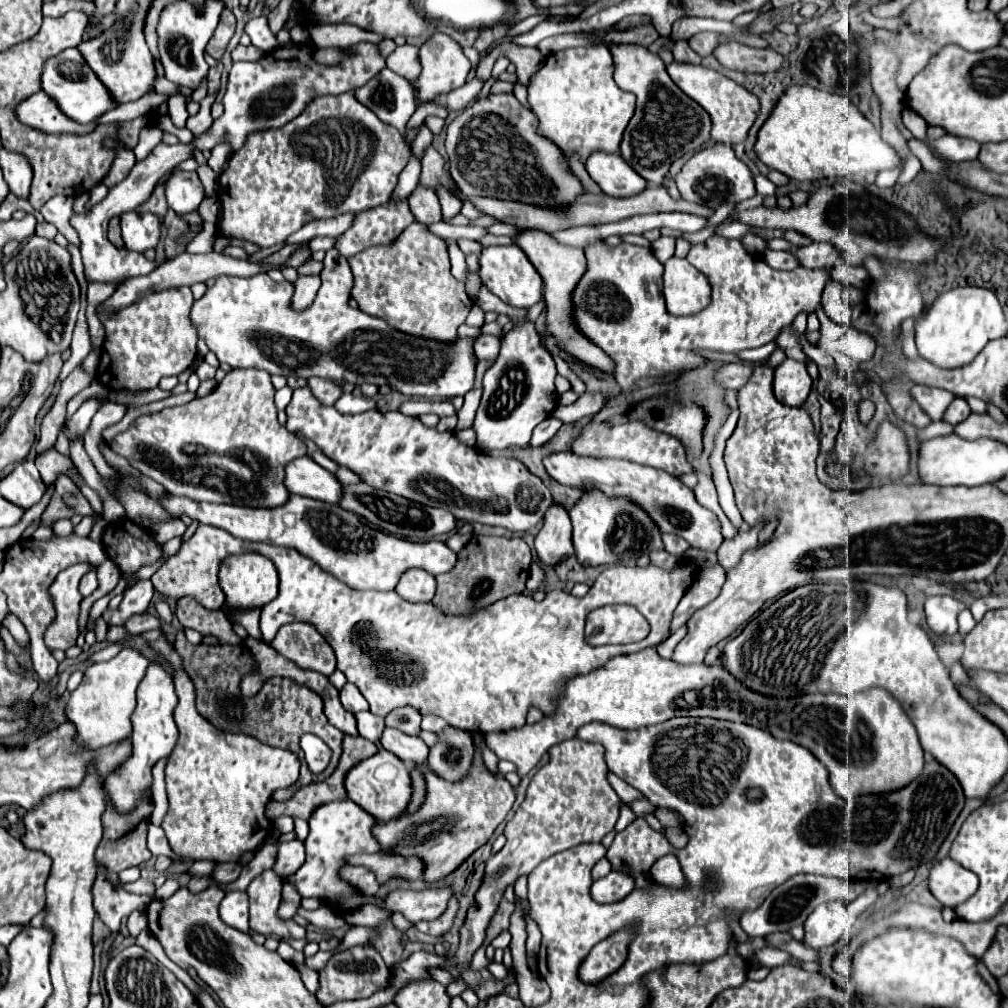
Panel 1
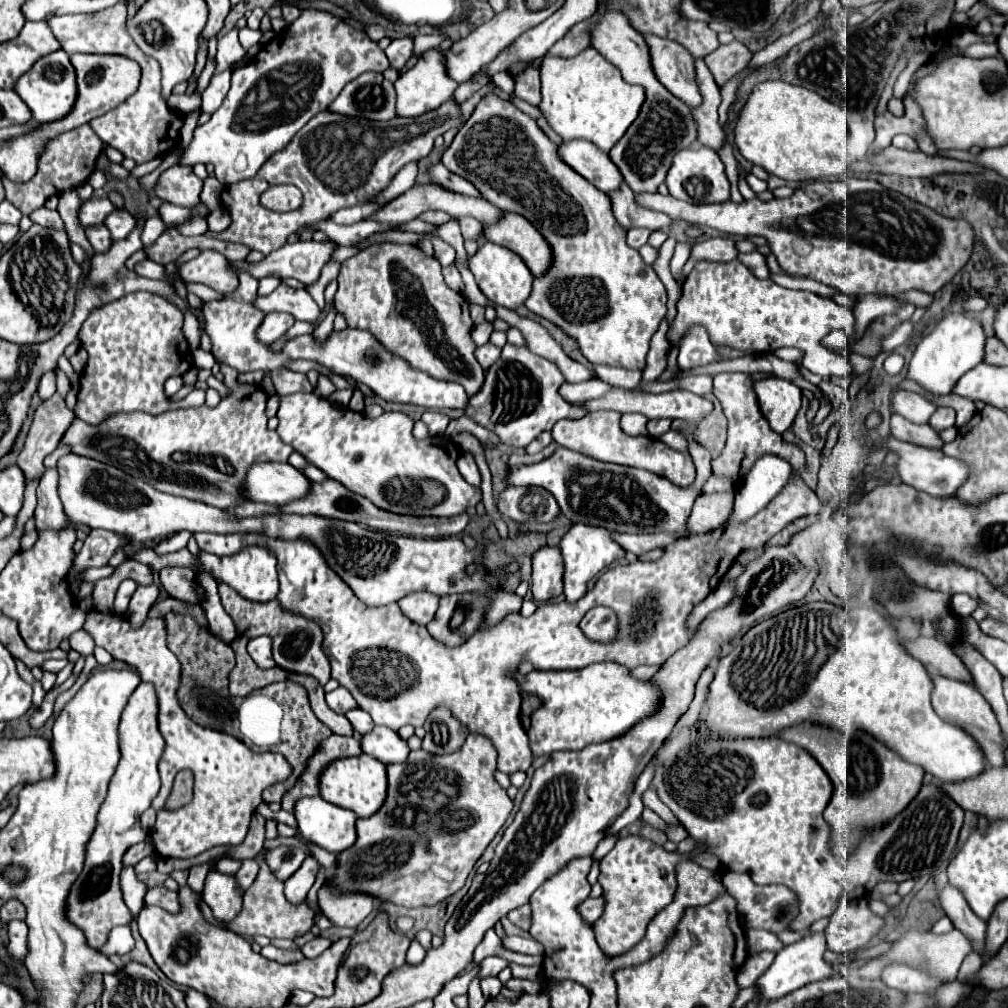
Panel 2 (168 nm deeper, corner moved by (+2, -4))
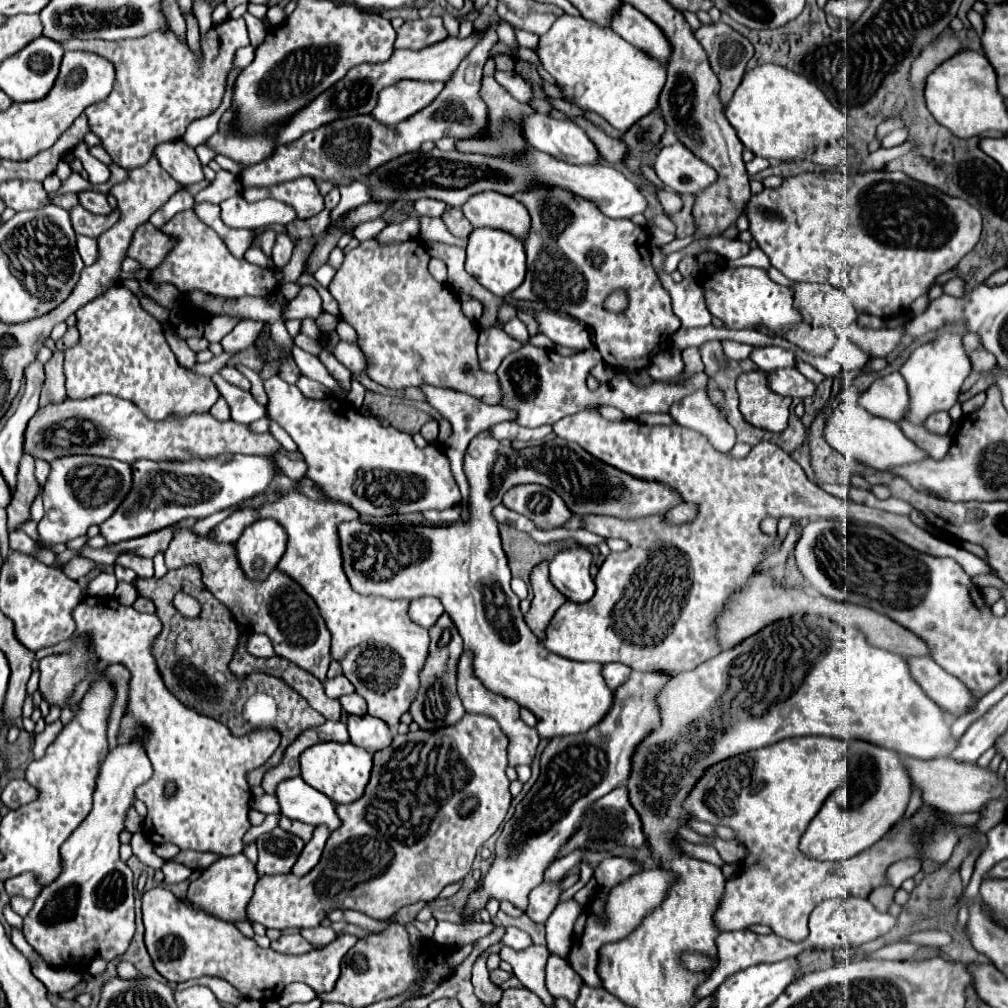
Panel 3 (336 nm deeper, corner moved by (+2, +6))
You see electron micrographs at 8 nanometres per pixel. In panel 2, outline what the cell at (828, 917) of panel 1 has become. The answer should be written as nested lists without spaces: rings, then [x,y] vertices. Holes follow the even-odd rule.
[[[807,932],[799,942],[795,944],[789,944],[785,946],[773,960],[773,964],[769,966],[769,970],[757,980],[759,984],[759,994],[757,998],[763,1000],[763,998],[781,998],[809,982],[815,982],[815,980],[823,980],[823,978],[829,978],[833,976],[833,966],[829,966],[825,960],[823,960],[823,954],[825,954],[825,934],[823,932]]]

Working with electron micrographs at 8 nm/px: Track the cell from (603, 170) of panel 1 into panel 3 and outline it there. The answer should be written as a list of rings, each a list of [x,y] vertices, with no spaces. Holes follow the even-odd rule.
[[[533,112],[529,116],[523,116],[521,124],[523,124],[525,142],[539,152],[545,152],[545,154],[549,154],[557,160],[569,162],[569,164],[595,164],[599,160],[599,152],[593,146],[593,142],[589,140],[589,136],[577,124],[573,124],[569,120],[555,120],[549,114]]]

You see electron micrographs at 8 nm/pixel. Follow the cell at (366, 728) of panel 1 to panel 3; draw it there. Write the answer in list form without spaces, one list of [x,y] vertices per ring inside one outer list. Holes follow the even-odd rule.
[[[347,694],[347,696],[341,696],[339,698],[341,702],[341,708],[347,712],[347,714],[357,714],[357,716],[363,716],[367,714],[367,704],[365,700],[359,696],[359,694]]]

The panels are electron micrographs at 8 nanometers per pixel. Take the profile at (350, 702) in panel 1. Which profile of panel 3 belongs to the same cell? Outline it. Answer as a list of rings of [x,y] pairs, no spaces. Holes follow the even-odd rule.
[[[343,674],[327,680],[323,686],[325,686],[325,692],[327,692],[329,698],[339,698],[343,694],[351,694],[353,692],[353,684]]]

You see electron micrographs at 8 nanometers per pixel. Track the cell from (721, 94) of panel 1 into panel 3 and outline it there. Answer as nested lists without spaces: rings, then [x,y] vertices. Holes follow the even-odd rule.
[[[621,2],[621,12],[617,12],[617,20],[613,20],[611,30],[639,50],[645,50],[647,54],[659,58],[663,64],[671,54],[671,46],[661,28],[657,28],[657,24],[637,12],[637,8],[633,8],[631,4]]]

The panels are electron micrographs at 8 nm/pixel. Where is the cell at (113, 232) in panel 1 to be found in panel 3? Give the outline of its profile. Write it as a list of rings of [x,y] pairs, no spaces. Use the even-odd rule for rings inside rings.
[[[73,206],[69,210],[69,216],[77,234],[99,238],[105,230],[109,230],[121,218],[121,212],[113,210],[109,216],[97,216],[97,214],[87,212],[83,206]]]

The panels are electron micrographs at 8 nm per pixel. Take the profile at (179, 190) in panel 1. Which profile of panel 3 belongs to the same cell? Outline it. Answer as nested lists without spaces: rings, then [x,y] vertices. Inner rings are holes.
[[[171,140],[165,144],[157,144],[153,156],[161,164],[161,168],[179,184],[189,186],[203,180],[201,162],[191,146],[183,140]]]

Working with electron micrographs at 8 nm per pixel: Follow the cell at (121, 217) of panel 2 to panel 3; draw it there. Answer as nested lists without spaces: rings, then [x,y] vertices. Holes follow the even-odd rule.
[[[81,190],[77,194],[79,198],[79,204],[93,212],[93,214],[109,214],[111,212],[111,206],[107,204],[107,196],[101,194],[101,192],[95,192],[95,190]]]

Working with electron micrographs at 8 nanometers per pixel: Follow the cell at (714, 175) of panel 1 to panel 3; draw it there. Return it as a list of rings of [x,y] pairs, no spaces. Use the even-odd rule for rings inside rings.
[[[679,142],[663,148],[657,154],[653,170],[659,180],[677,194],[697,194],[717,178],[717,172],[711,166],[707,166]]]

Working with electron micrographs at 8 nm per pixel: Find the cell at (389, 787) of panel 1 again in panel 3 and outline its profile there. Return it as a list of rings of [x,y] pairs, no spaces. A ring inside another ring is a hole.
[[[321,742],[321,744],[315,744],[313,748],[307,748],[301,754],[299,764],[301,764],[301,778],[309,782],[315,790],[323,792],[335,804],[349,804],[363,796],[363,790],[365,790],[365,784],[369,782],[369,774],[373,766],[373,754],[351,742],[347,744]]]

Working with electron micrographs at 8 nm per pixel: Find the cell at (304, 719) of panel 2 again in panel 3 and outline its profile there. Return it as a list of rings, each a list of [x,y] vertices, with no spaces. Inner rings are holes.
[[[189,564],[179,570],[169,570],[163,578],[147,578],[147,580],[135,578],[133,586],[139,596],[153,600],[153,604],[157,608],[155,614],[159,616],[163,630],[157,634],[157,640],[153,640],[151,652],[157,660],[157,668],[161,672],[161,678],[163,678],[167,690],[177,700],[181,700],[185,706],[193,708],[199,714],[207,714],[207,716],[219,720],[235,736],[241,736],[241,734],[249,732],[249,724],[245,724],[245,718],[243,718],[245,700],[253,692],[269,692],[269,696],[277,696],[277,704],[281,704],[281,712],[277,712],[275,728],[281,732],[281,744],[279,744],[277,752],[273,752],[273,756],[261,768],[255,768],[247,776],[251,786],[259,786],[263,774],[281,762],[285,748],[305,728],[321,726],[325,722],[325,718],[319,712],[315,712],[313,708],[309,708],[309,704],[305,700],[301,700],[301,696],[297,692],[293,692],[287,684],[283,684],[283,680],[277,680],[273,676],[259,674],[259,672],[249,674],[245,678],[237,678],[229,670],[229,662],[233,660],[237,646],[239,646],[239,628],[237,628],[237,622],[233,620],[229,608],[225,608],[221,602],[217,602],[215,596],[201,582],[201,570],[197,564]],[[177,592],[185,592],[201,604],[201,614],[197,618],[193,618],[193,620],[185,618],[175,610],[175,606],[171,602]]]

